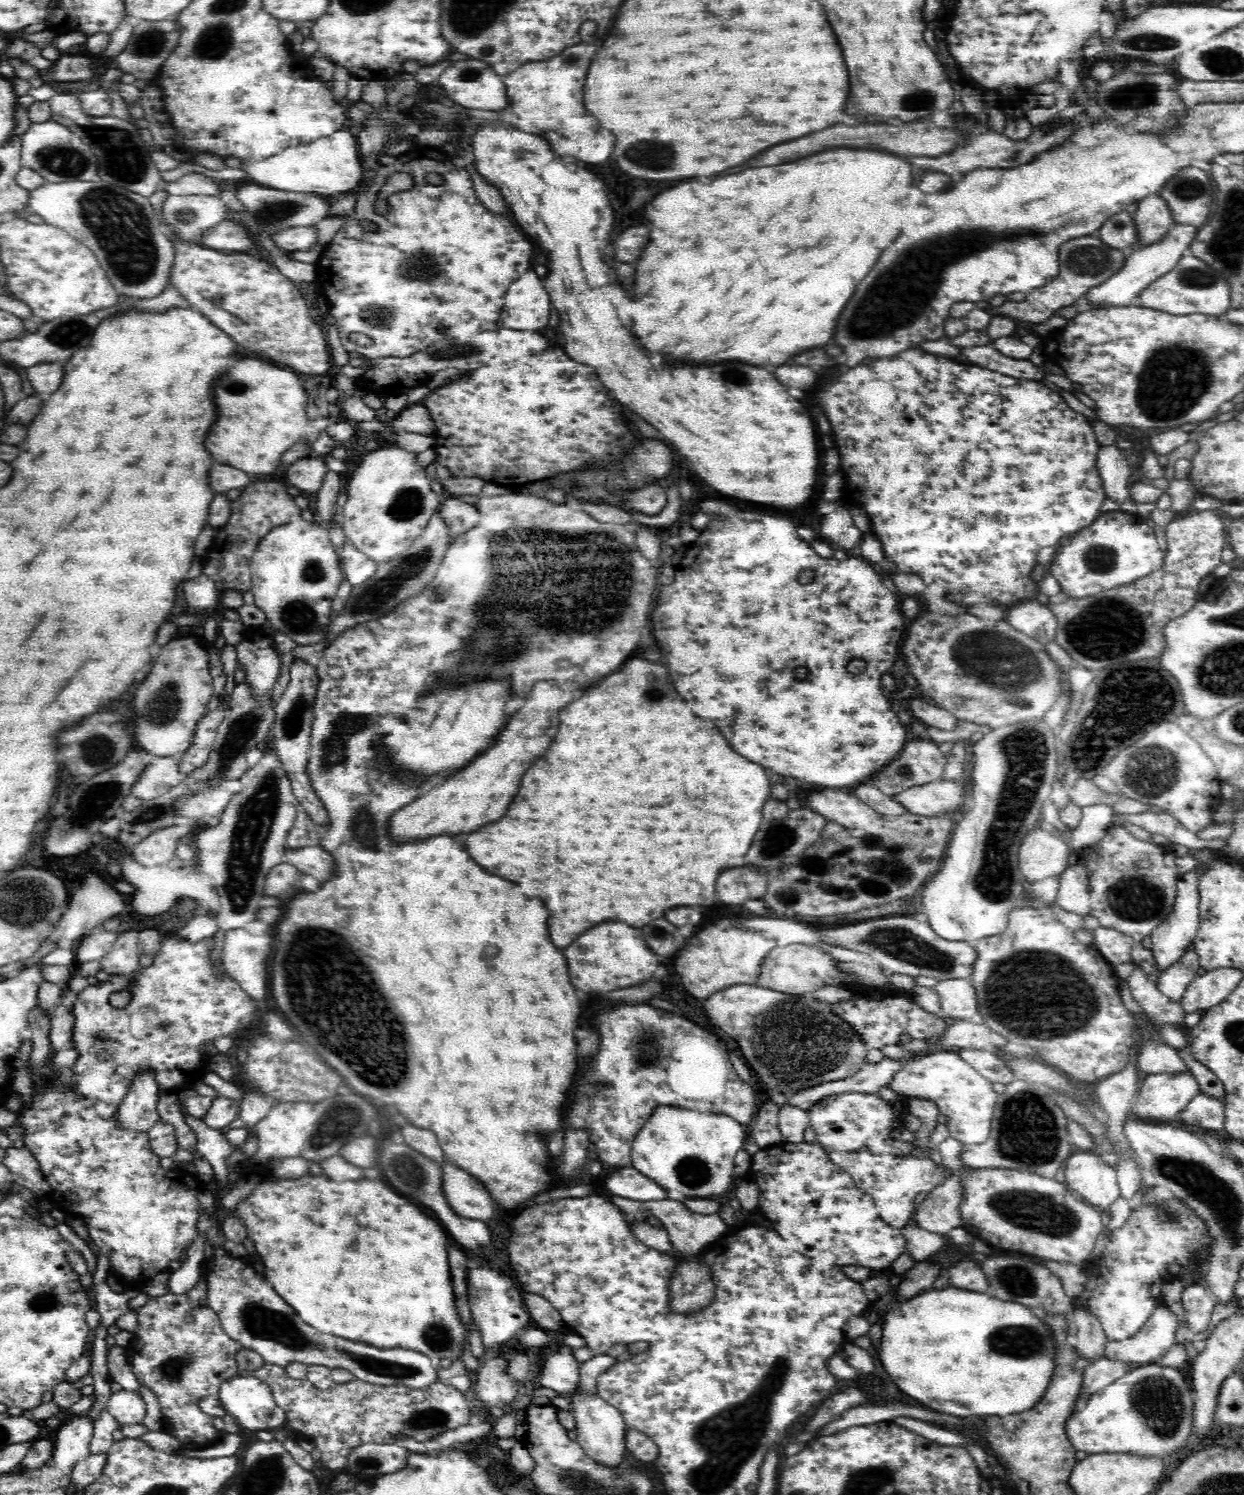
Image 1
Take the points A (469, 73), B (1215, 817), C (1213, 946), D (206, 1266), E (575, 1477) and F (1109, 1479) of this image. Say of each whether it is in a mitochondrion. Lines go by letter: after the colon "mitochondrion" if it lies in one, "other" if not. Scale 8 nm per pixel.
A: mitochondrion
B: other
C: other
D: other
E: mitochondrion
F: other

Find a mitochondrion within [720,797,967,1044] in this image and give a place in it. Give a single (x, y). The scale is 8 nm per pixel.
(902, 944)

